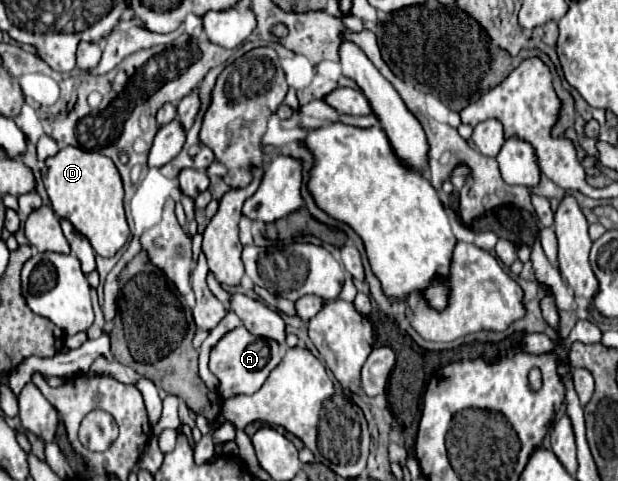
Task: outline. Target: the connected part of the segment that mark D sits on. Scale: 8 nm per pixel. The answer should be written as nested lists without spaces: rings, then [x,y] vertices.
[[[65,146],[59,150],[59,154],[45,160],[45,168],[41,170],[41,176],[45,182],[45,190],[47,190],[47,196],[51,200],[53,212],[59,218],[69,220],[91,242],[93,250],[99,256],[111,258],[117,254],[119,248],[123,248],[123,244],[129,238],[129,224],[127,224],[125,208],[123,208],[123,182],[121,182],[121,176],[119,176],[111,158],[107,158],[99,152],[87,152],[81,148]]]

